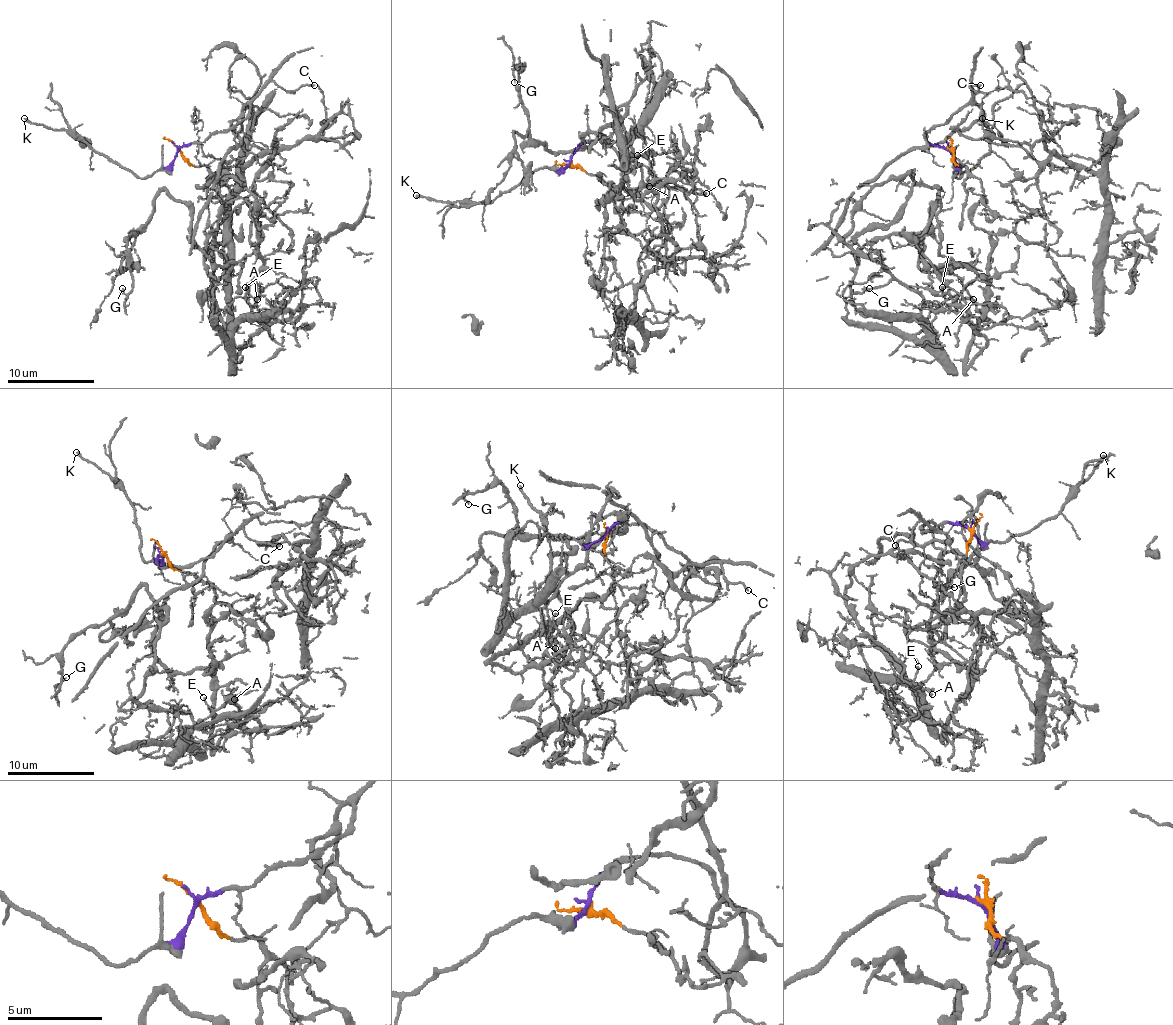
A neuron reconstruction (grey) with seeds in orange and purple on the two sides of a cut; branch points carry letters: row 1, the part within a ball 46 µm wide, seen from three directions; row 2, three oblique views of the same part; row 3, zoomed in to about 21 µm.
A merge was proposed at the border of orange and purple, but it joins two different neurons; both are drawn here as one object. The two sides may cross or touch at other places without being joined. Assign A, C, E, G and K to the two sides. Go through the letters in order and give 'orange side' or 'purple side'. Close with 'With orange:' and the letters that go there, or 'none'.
A: orange side
C: purple side
E: orange side
G: orange side
K: purple side
With orange: A, E, G

